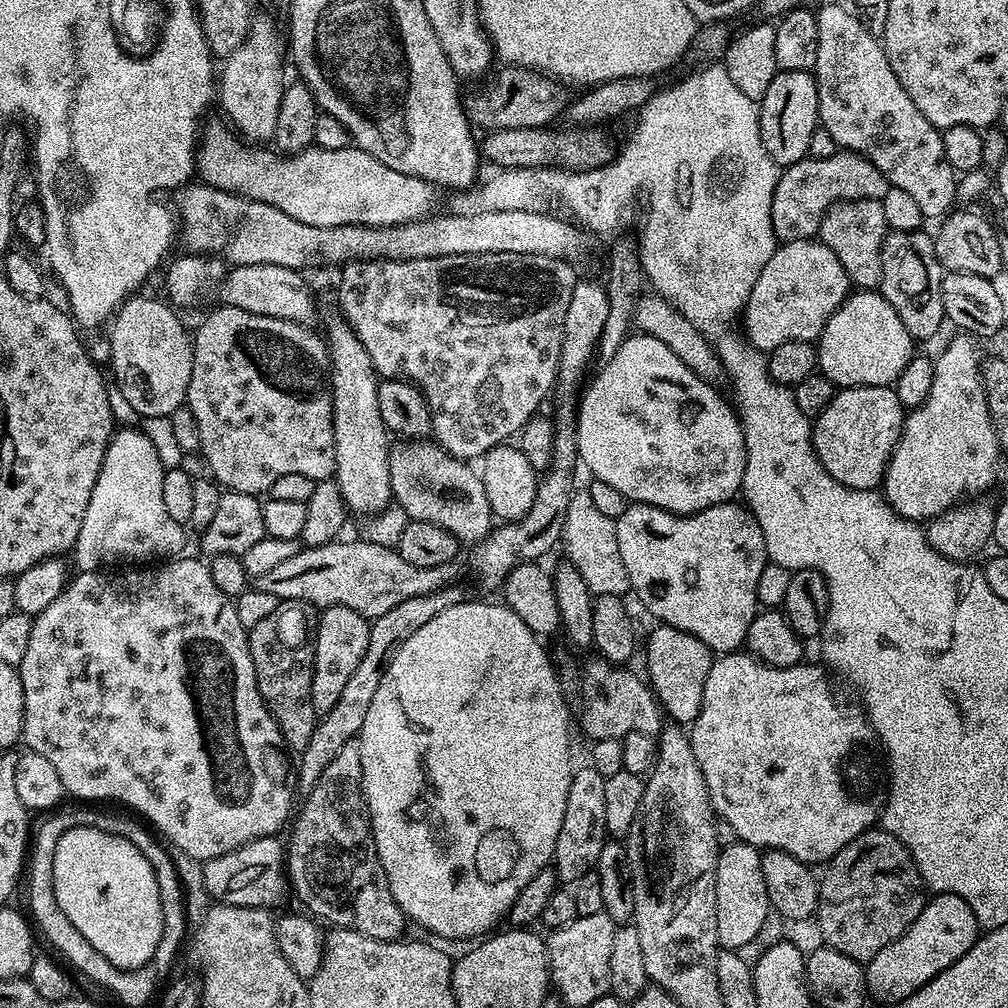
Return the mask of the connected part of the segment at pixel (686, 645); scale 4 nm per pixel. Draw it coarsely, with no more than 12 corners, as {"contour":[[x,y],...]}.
{"contour":[[660,624],[642,656],[661,709],[698,718],[711,648]]}

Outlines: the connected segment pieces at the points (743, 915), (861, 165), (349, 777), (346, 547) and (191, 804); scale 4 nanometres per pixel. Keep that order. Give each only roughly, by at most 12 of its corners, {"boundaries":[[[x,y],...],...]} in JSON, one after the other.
{"boundaries":[[[720,849],[716,939],[744,950],[770,917],[761,849]],[[837,150],[779,173],[777,241],[810,240],[837,202],[883,201],[888,179]],[[359,739],[303,797],[286,876],[307,911],[405,935],[372,841]],[[366,538],[255,577],[282,602],[341,604],[371,622],[457,583]],[[203,559],[77,571],[22,740],[192,860],[290,768]]]}

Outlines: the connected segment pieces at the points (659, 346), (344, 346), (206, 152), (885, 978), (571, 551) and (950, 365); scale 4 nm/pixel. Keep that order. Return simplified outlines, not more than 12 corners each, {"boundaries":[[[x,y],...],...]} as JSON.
{"boundaries":[[[630,334],[574,416],[578,460],[630,502],[741,491],[739,415]],[[339,322],[326,347],[334,479],[349,513],[393,499],[378,377]],[[207,125],[211,188],[306,226],[423,220],[429,181],[355,146],[281,154]],[[933,895],[867,961],[868,991],[905,1000],[978,938],[974,910]],[[572,492],[561,543],[592,595],[631,591],[615,521]],[[975,339],[934,356],[882,495],[927,522],[996,480]]]}

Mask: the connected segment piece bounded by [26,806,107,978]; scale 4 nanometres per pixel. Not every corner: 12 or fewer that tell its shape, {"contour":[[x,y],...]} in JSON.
{"contour":[[91,807],[56,810],[35,829],[26,860],[35,931],[84,977],[106,959],[54,898],[54,844],[101,823]]}

